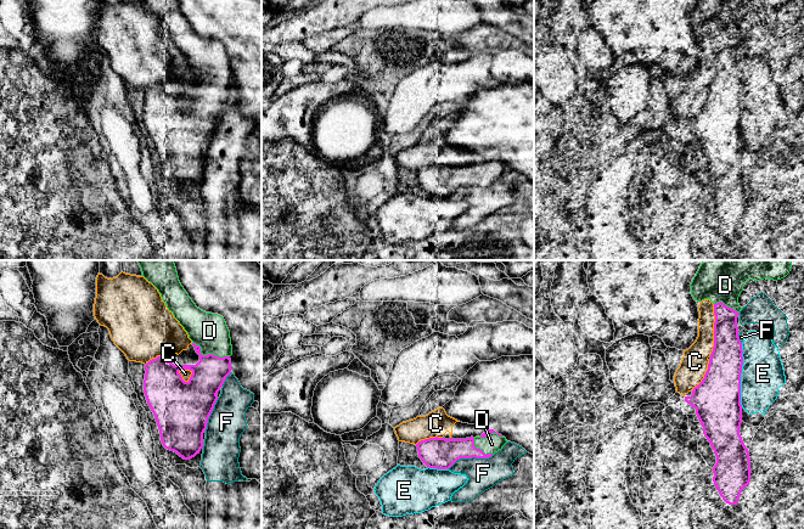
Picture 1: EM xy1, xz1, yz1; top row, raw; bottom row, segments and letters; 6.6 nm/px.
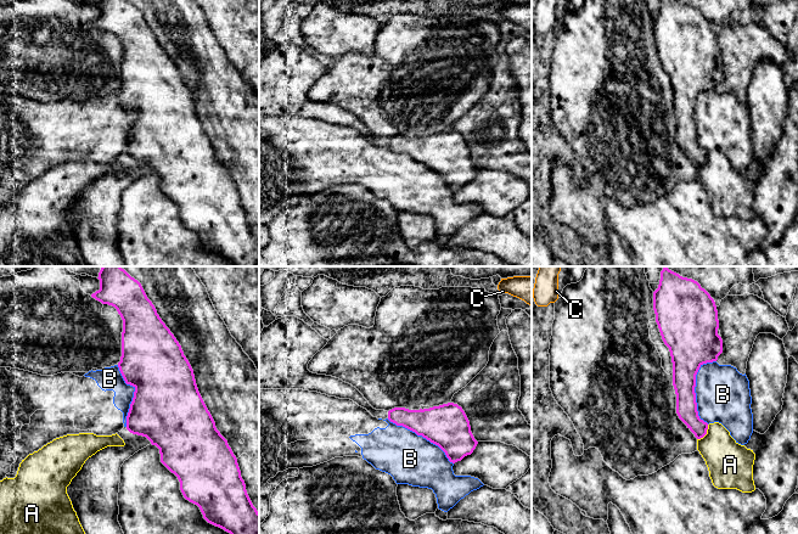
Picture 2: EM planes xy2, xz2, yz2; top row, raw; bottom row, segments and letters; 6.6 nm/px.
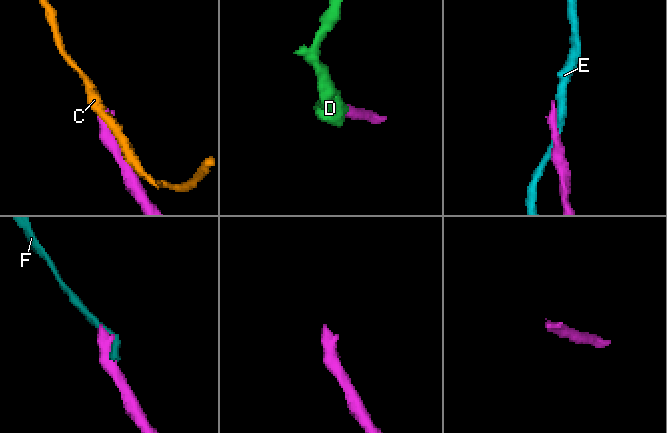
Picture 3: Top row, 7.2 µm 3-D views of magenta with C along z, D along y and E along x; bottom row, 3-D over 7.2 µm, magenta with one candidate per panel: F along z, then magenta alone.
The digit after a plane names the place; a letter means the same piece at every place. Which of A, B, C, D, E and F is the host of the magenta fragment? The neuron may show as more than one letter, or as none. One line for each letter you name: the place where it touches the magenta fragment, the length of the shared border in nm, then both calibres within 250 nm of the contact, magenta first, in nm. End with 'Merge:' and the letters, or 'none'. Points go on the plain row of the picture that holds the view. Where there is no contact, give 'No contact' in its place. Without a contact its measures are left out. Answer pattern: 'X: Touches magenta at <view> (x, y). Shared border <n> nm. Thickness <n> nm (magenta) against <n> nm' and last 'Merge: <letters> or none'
D: Touches magenta at xz1 (479, 176). Shared border 170 nm. Thickness 200 nm (magenta) against 120 nm
Merge: D

